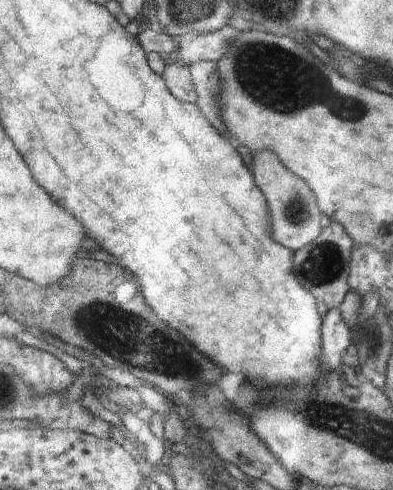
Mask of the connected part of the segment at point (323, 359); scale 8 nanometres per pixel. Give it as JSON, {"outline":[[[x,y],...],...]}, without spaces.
{"outline":[[[339,308],[328,310],[322,319],[323,347],[320,348],[318,366],[329,373],[343,366],[342,356],[353,346],[353,331],[344,322]]]}

